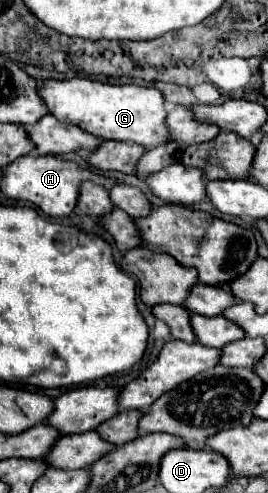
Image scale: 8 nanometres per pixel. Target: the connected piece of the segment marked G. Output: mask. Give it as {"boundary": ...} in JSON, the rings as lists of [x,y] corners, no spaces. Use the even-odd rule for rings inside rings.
{"boundary":[[[85,77],[75,79],[49,79],[41,85],[41,97],[49,107],[51,115],[65,123],[83,127],[85,131],[105,141],[127,141],[143,147],[157,147],[171,143],[167,139],[167,105],[165,97],[157,87],[143,87],[133,83],[103,83]]]}

